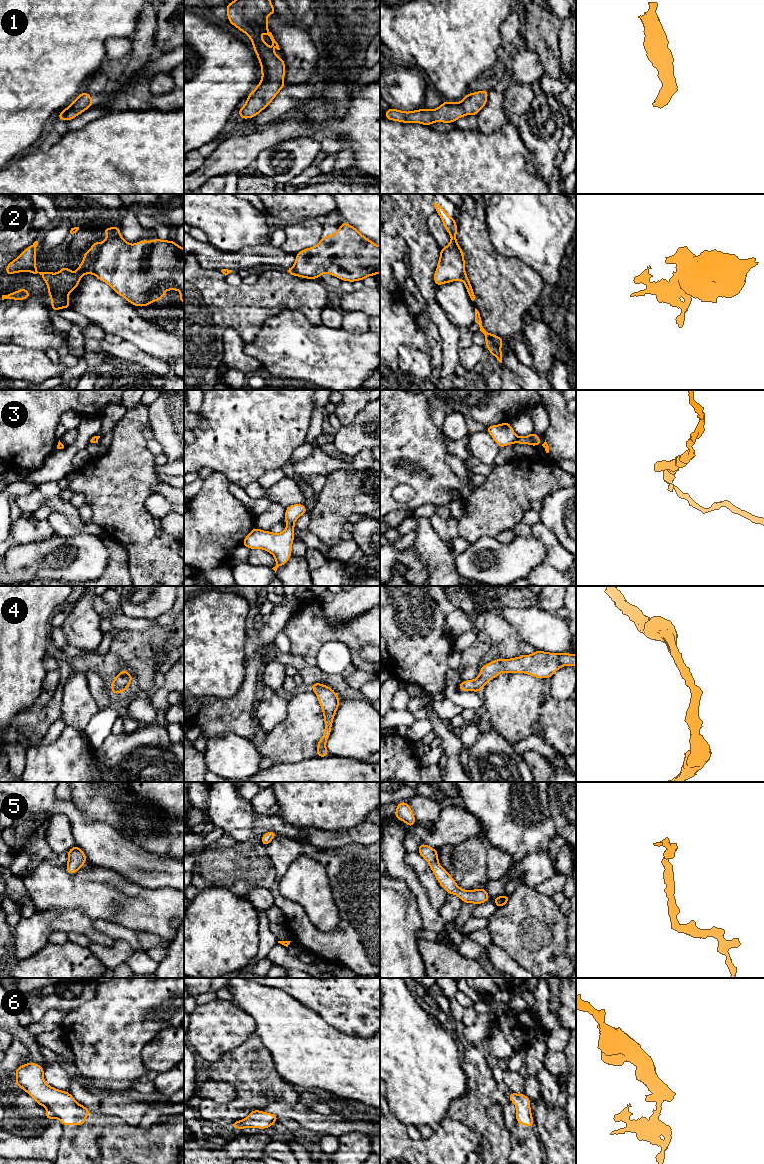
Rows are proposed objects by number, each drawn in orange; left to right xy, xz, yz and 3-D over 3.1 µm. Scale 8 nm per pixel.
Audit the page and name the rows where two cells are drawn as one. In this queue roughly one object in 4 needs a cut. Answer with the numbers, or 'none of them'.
none of them

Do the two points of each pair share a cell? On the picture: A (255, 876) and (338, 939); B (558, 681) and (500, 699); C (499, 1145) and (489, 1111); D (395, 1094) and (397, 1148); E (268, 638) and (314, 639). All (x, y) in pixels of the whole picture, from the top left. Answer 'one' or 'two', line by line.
A: two
B: two
C: one
D: two
E: two

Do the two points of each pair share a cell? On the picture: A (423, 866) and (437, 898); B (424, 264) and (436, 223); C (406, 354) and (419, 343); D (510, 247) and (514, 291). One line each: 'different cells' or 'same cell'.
A: same cell
B: different cells
C: different cells
D: different cells

